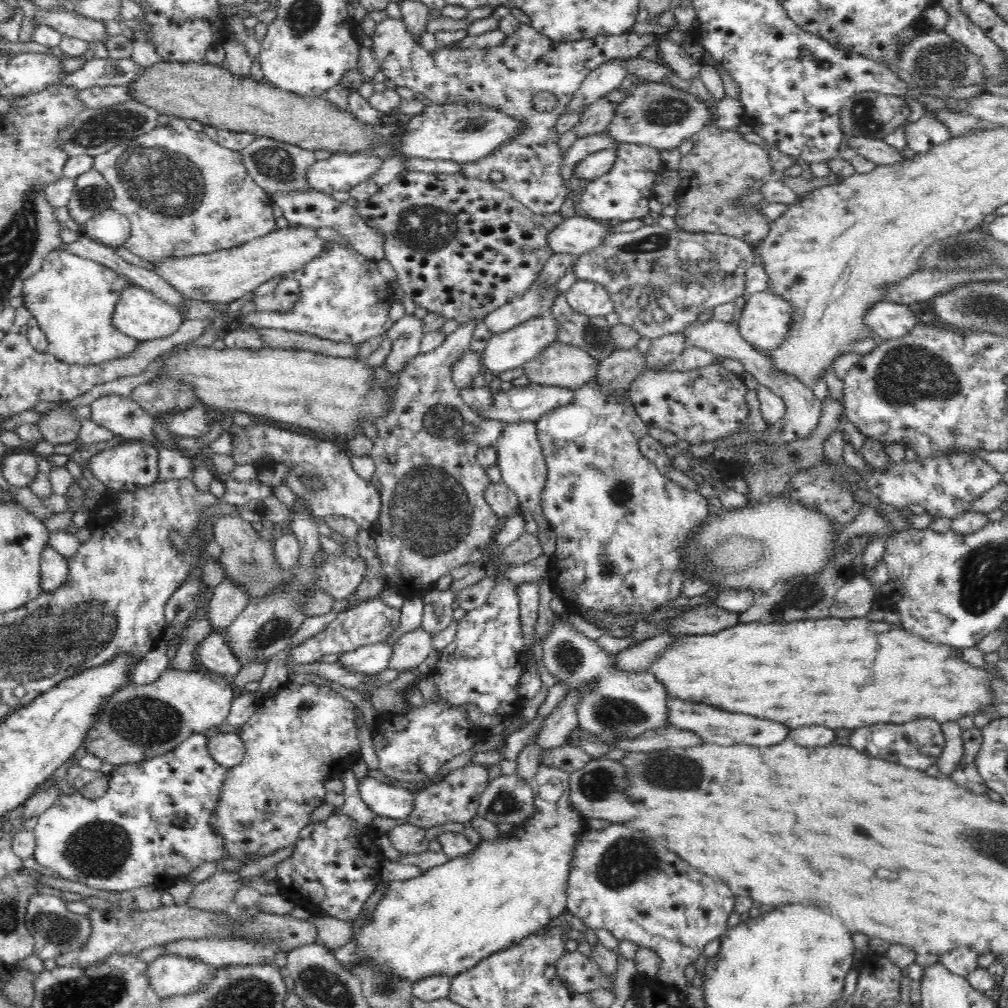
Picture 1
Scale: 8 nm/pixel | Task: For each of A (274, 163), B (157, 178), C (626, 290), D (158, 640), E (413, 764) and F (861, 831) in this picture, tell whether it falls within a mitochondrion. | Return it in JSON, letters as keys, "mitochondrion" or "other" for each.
{"A":"mitochondrion","B":"mitochondrion","C":"other","D":"other","E":"mitochondrion","F":"other"}

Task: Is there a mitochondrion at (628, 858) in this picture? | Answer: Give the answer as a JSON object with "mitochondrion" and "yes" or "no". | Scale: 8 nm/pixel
{"mitochondrion":"yes"}

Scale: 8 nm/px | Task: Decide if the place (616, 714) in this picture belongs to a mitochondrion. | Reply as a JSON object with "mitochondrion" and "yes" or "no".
{"mitochondrion":"yes"}

